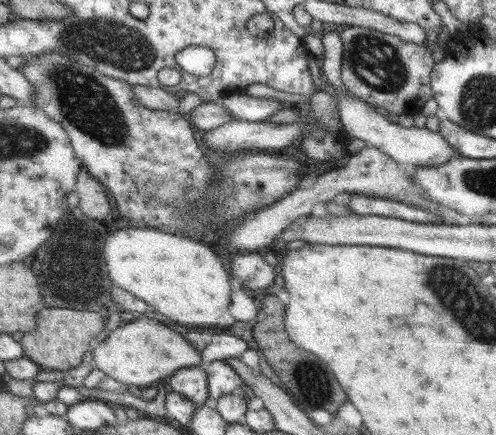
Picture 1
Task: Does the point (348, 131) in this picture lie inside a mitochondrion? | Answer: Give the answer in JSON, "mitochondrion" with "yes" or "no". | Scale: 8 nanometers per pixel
{"mitochondrion":"no"}

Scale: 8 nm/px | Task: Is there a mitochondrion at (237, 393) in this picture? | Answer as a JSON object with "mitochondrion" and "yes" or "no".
{"mitochondrion":"no"}

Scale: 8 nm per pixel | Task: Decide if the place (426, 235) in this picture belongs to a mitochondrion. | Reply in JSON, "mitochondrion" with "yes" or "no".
{"mitochondrion":"no"}

